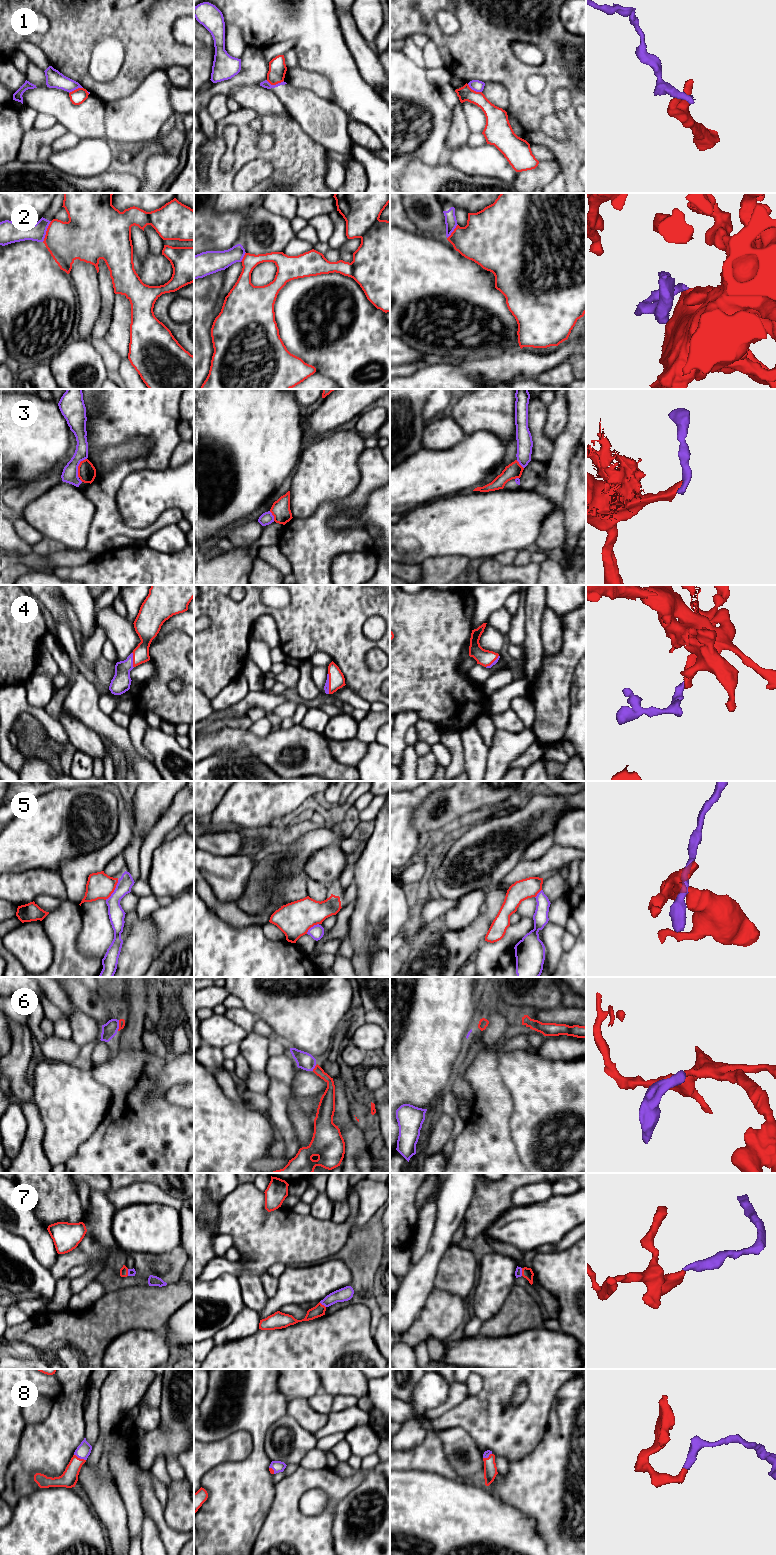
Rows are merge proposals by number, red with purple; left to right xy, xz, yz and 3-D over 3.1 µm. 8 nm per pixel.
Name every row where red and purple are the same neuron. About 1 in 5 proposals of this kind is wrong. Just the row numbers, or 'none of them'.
4, 6, 7, 8

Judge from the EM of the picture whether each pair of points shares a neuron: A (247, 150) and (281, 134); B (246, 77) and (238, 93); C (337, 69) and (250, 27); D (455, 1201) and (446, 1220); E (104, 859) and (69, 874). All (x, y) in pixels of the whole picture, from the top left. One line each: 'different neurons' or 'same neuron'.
A: same neuron
B: different neurons
C: same neuron
D: same neuron
E: same neuron

